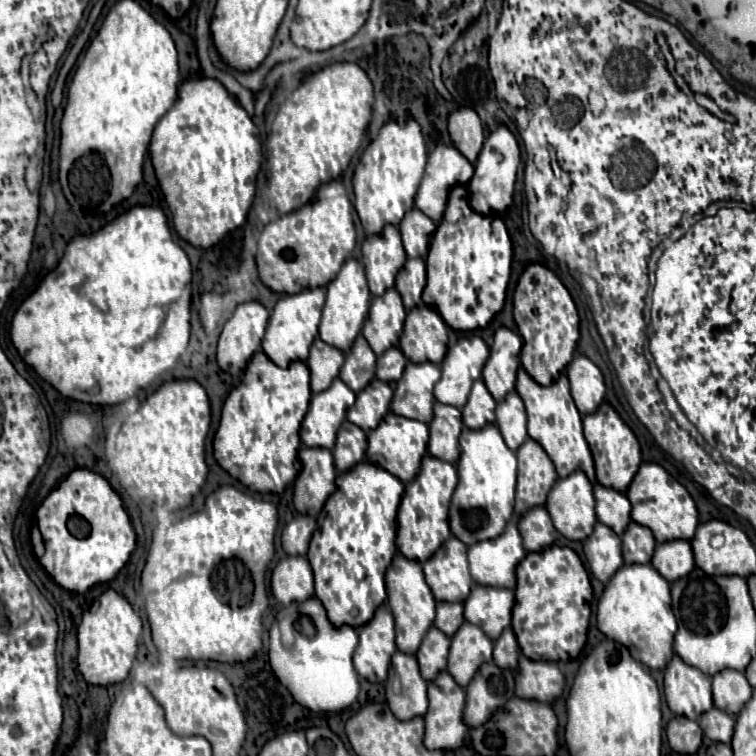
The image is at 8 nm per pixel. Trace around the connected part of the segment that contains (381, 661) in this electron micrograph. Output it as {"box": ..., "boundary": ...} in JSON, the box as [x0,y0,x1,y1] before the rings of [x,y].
{"box":[354,603,396,683],"boundary":[[[386,603],[374,611],[374,617],[362,625],[358,635],[360,643],[354,651],[354,667],[358,675],[372,683],[386,681],[390,657],[396,651],[394,617]]]}

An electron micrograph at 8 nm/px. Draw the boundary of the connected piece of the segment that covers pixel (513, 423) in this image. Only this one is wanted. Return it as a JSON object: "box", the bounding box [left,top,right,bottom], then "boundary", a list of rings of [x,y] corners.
{"box":[496,391,526,451],"boundary":[[[516,391],[508,393],[504,401],[496,405],[496,425],[506,441],[506,445],[516,451],[526,439],[526,409],[522,405],[522,399],[518,397]]]}

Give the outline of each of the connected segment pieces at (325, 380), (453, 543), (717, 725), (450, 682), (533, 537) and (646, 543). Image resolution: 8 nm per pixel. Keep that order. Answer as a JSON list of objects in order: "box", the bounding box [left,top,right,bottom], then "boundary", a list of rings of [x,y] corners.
[{"box":[306,339,344,393],"boundary":[[[314,339],[310,347],[310,355],[306,359],[306,365],[310,369],[310,389],[312,393],[320,393],[322,389],[330,387],[330,381],[338,377],[340,367],[344,361],[344,353],[322,339]]]},{"box":[424,535,472,601],"boundary":[[[452,535],[424,563],[426,583],[436,601],[466,601],[466,593],[472,589],[466,551],[468,547]]]},{"box":[698,707,734,743],"boundary":[[[712,707],[710,711],[702,713],[698,723],[700,723],[704,735],[710,737],[712,741],[730,743],[732,733],[734,733],[734,717],[730,717],[726,711]]]},{"box":[424,671,466,749],"boundary":[[[440,671],[434,681],[428,683],[428,711],[424,715],[426,721],[426,733],[424,733],[424,745],[428,749],[458,749],[466,735],[466,725],[462,721],[462,709],[464,709],[464,689],[450,677],[448,671]]]},{"box":[518,507,558,551],"boundary":[[[532,507],[524,515],[518,517],[518,531],[522,535],[522,543],[526,551],[538,551],[546,545],[552,545],[558,537],[550,515],[544,507]]]},{"box":[622,523,656,563],"boundary":[[[630,523],[622,535],[622,557],[624,563],[648,563],[654,553],[656,541],[650,529],[638,523]]]}]

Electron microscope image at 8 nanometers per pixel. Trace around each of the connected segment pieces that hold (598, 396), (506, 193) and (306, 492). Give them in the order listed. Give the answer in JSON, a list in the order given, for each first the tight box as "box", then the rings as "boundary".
[{"box":[566,355,606,415],"boundary":[[[574,355],[574,359],[566,367],[566,375],[578,411],[582,415],[594,413],[598,405],[604,401],[604,393],[606,393],[604,377],[600,369],[586,355]]]},{"box":[468,125,520,215],"boundary":[[[498,125],[484,141],[478,159],[474,163],[474,175],[468,181],[468,199],[470,205],[476,213],[490,215],[490,213],[500,213],[512,203],[514,195],[514,181],[516,181],[516,169],[520,165],[520,147],[516,137],[506,125]]]},{"box":[294,447,336,517],"boundary":[[[300,447],[298,459],[302,469],[294,481],[294,507],[300,513],[318,517],[326,497],[334,493],[336,469],[328,449]]]}]

